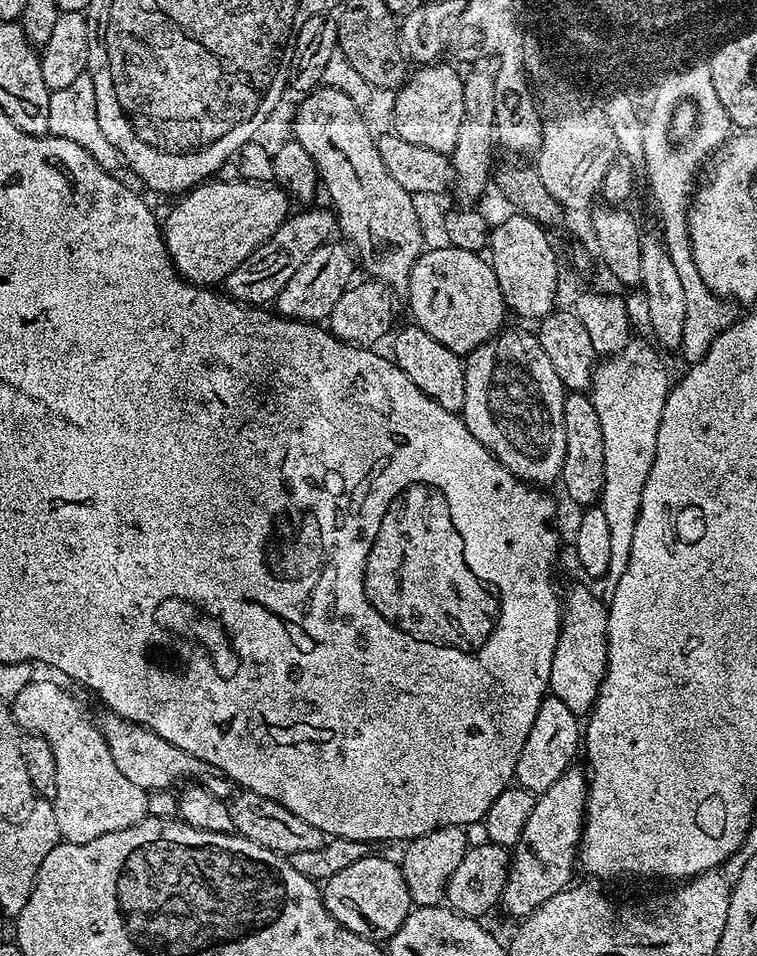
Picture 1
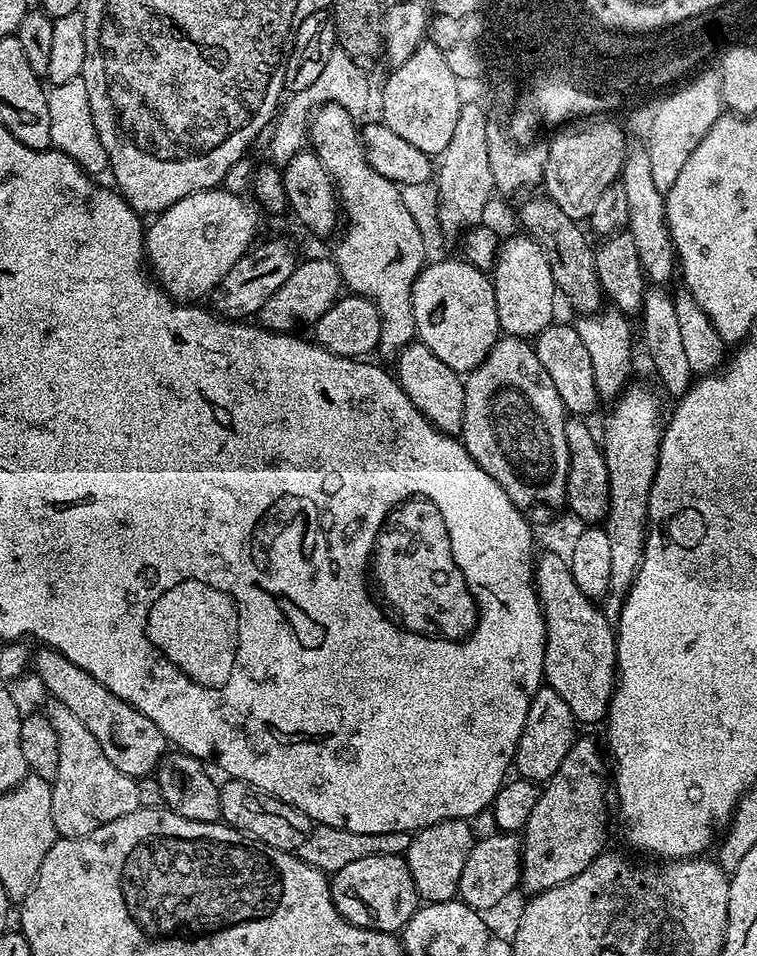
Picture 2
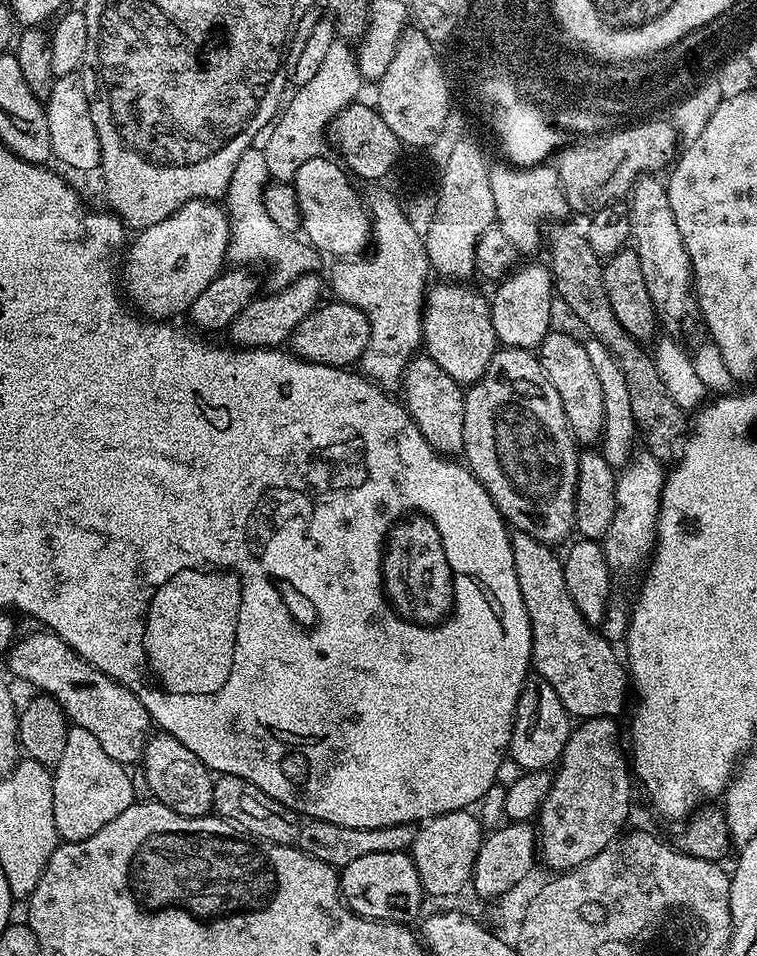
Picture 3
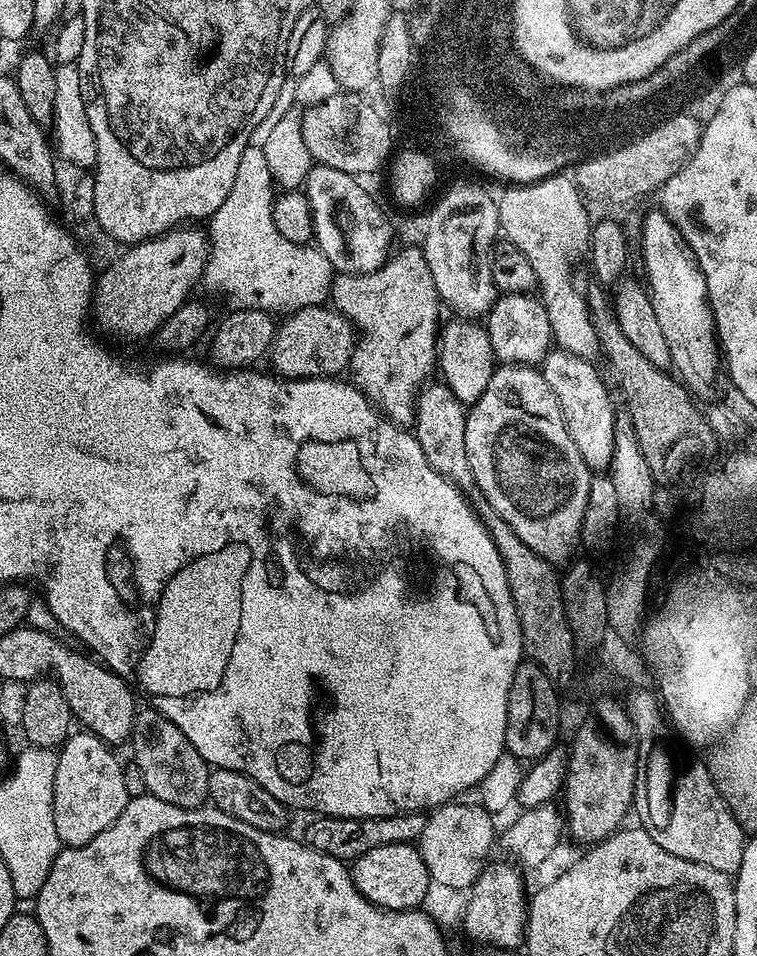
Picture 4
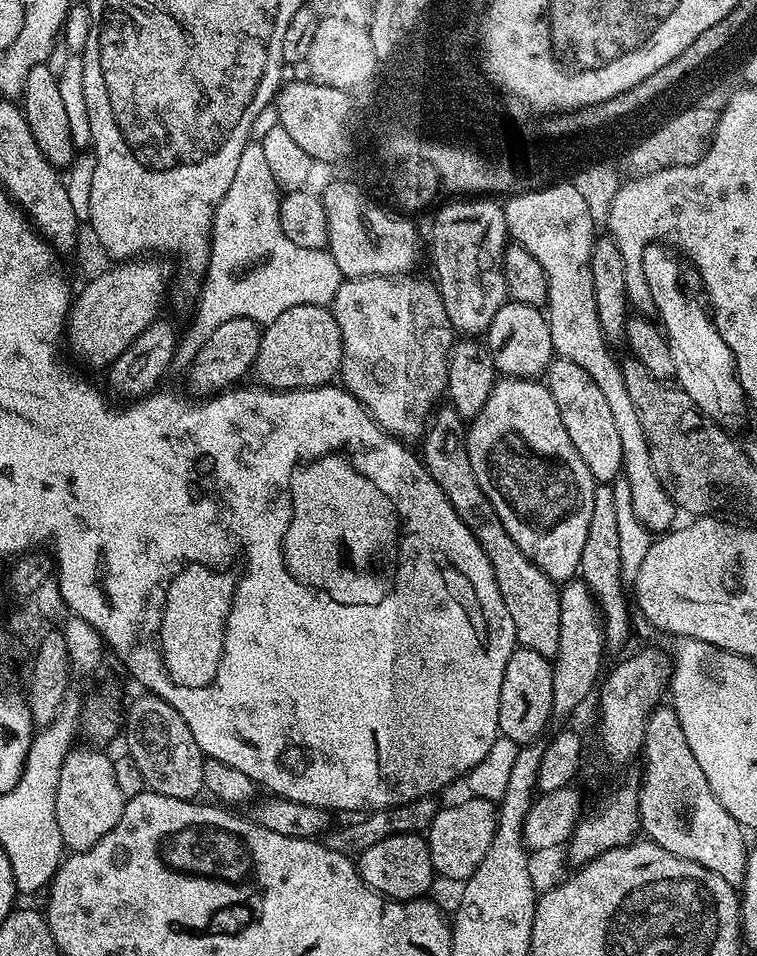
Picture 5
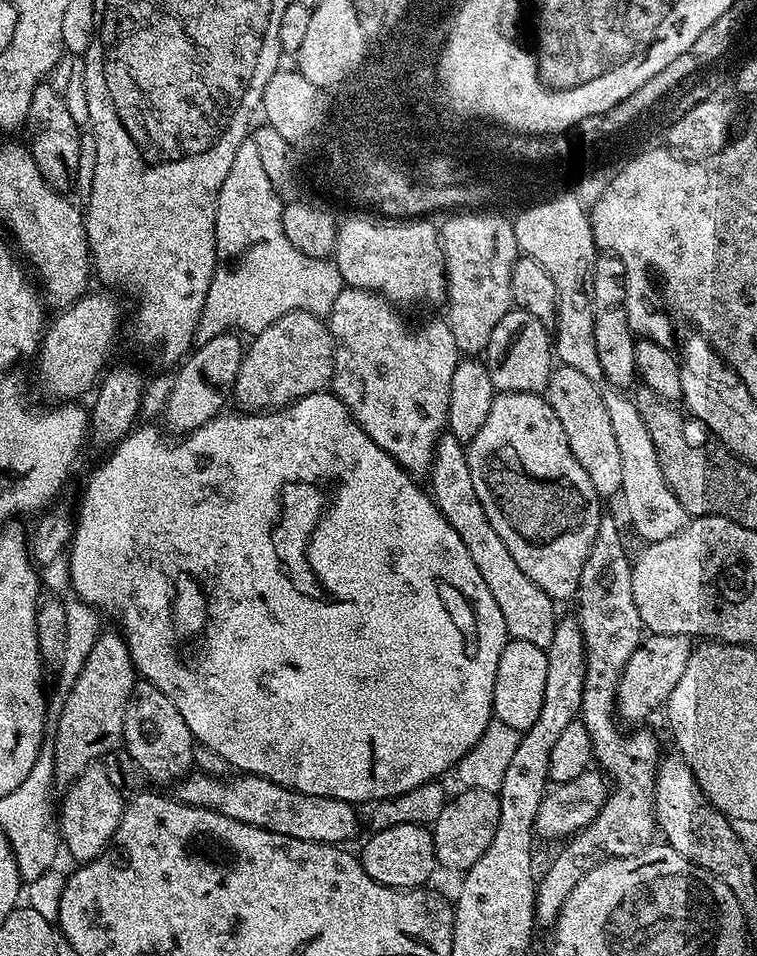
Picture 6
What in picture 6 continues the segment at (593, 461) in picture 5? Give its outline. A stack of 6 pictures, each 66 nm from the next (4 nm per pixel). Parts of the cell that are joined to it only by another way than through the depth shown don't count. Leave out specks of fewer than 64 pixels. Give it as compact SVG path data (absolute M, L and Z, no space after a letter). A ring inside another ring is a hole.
M560 364L552 369L546 398L554 414L558 414L558 422L562 422L566 442L570 442L570 454L578 458L578 466L586 470L597 494L601 498L608 498L612 495L615 497L622 486L622 453L618 450L610 413L606 410L600 389L601 385L590 382L590 378L574 370L574 366Z

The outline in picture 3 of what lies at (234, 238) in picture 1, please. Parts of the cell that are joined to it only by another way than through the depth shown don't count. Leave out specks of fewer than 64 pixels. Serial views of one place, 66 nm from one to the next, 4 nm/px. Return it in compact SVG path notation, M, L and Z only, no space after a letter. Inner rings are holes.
M191 200L170 218L141 228L133 236L122 256L123 295L145 317L168 322L176 318L172 316L183 317L202 290L225 271L231 226L228 213L219 203Z

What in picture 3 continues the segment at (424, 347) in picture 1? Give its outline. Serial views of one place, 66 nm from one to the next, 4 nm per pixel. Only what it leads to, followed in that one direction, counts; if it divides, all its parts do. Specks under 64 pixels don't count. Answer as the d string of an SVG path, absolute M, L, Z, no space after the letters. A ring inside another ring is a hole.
M417 354L408 363L408 369L404 372L402 385L403 403L408 413L414 418L418 430L426 442L441 456L456 458L464 451L464 439L462 438L462 418L464 417L464 393L465 389L434 358L427 354Z

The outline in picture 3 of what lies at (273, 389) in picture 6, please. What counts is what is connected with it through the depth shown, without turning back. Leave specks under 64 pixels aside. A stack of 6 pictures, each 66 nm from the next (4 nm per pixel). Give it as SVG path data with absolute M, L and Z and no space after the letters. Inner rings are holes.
M339 302L321 303L292 331L290 348L295 355L309 364L325 364L335 368L348 368L359 361L370 342L370 322L358 306Z

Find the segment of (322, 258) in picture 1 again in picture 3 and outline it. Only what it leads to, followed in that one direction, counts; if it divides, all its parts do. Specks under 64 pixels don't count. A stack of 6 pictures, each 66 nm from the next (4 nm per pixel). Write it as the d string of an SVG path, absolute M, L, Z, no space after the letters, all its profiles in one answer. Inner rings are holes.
M311 274L300 276L298 279L290 282L284 287L275 289L276 296L257 295L234 318L234 322L226 330L226 336L229 336L233 345L241 348L280 348L284 343L291 341L292 331L306 318L315 308L319 308L322 303L320 295L326 292L326 284L318 278L319 275Z

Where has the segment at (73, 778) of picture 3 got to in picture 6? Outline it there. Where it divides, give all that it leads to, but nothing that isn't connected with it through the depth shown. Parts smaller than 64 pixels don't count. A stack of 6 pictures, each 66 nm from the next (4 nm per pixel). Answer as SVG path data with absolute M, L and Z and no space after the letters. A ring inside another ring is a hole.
M90 766L63 793L64 801L58 804L58 831L62 837L66 852L76 859L76 862L87 862L103 856L105 848L112 842L112 835L118 830L120 819L124 816L125 797L120 797L118 784L103 766Z

